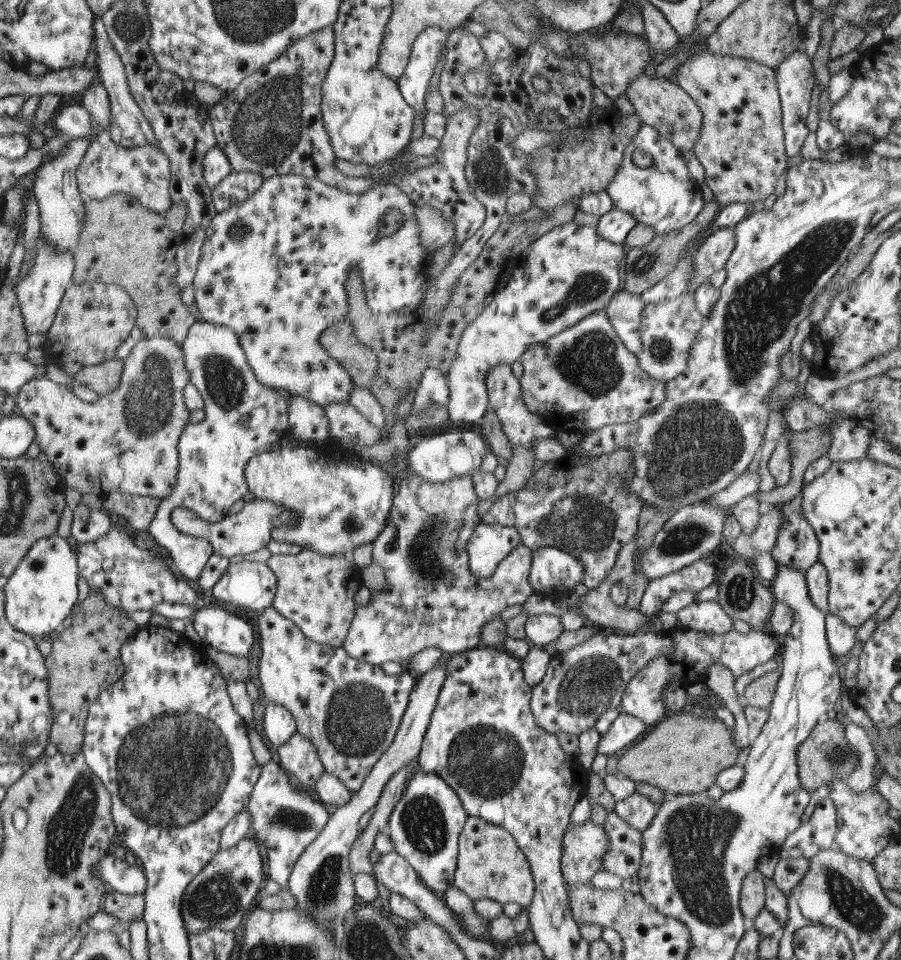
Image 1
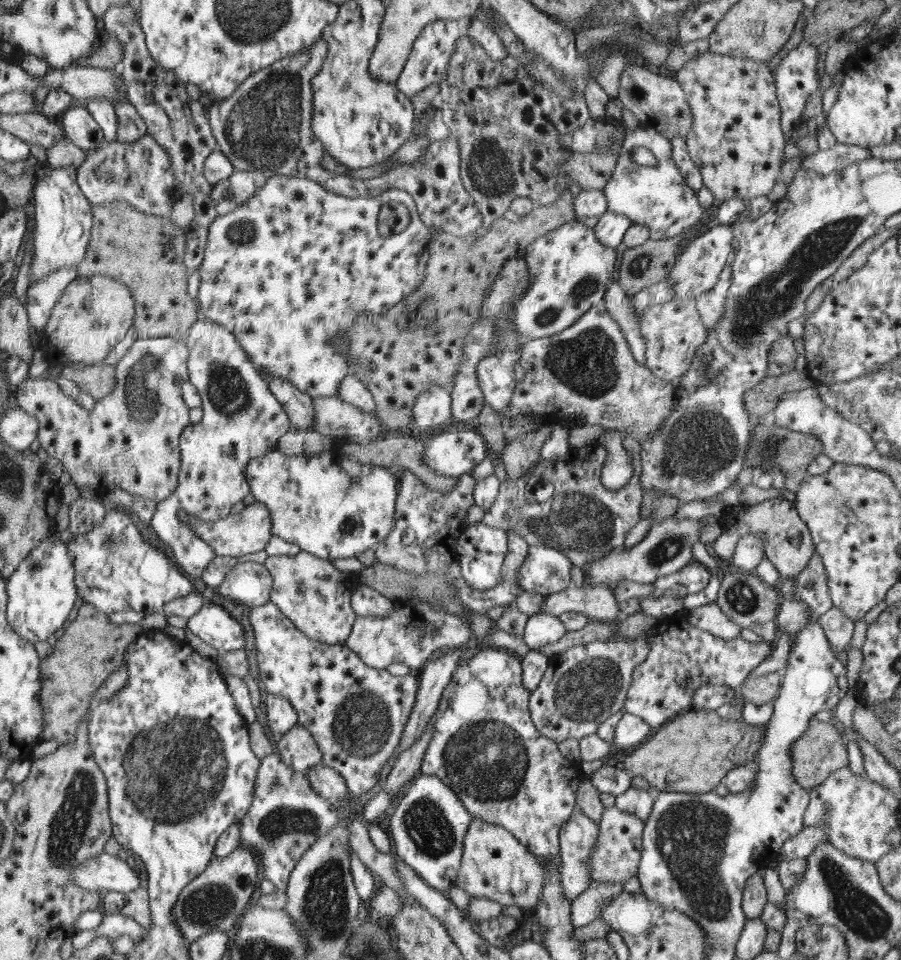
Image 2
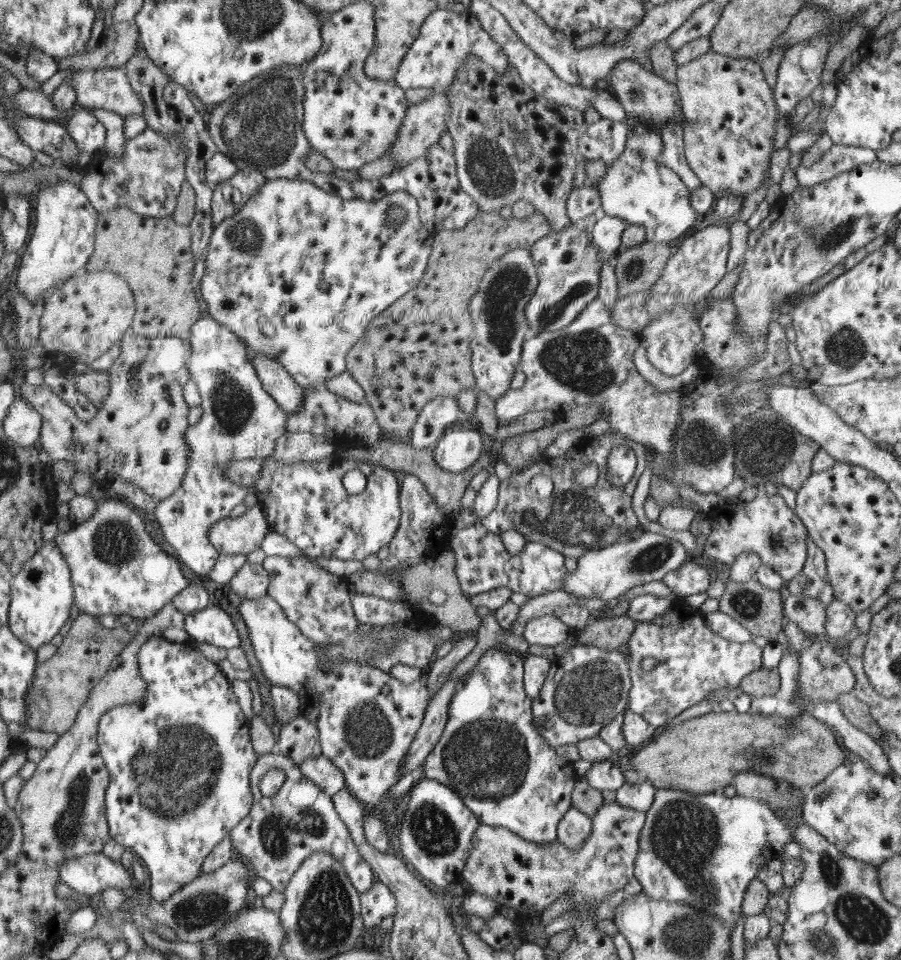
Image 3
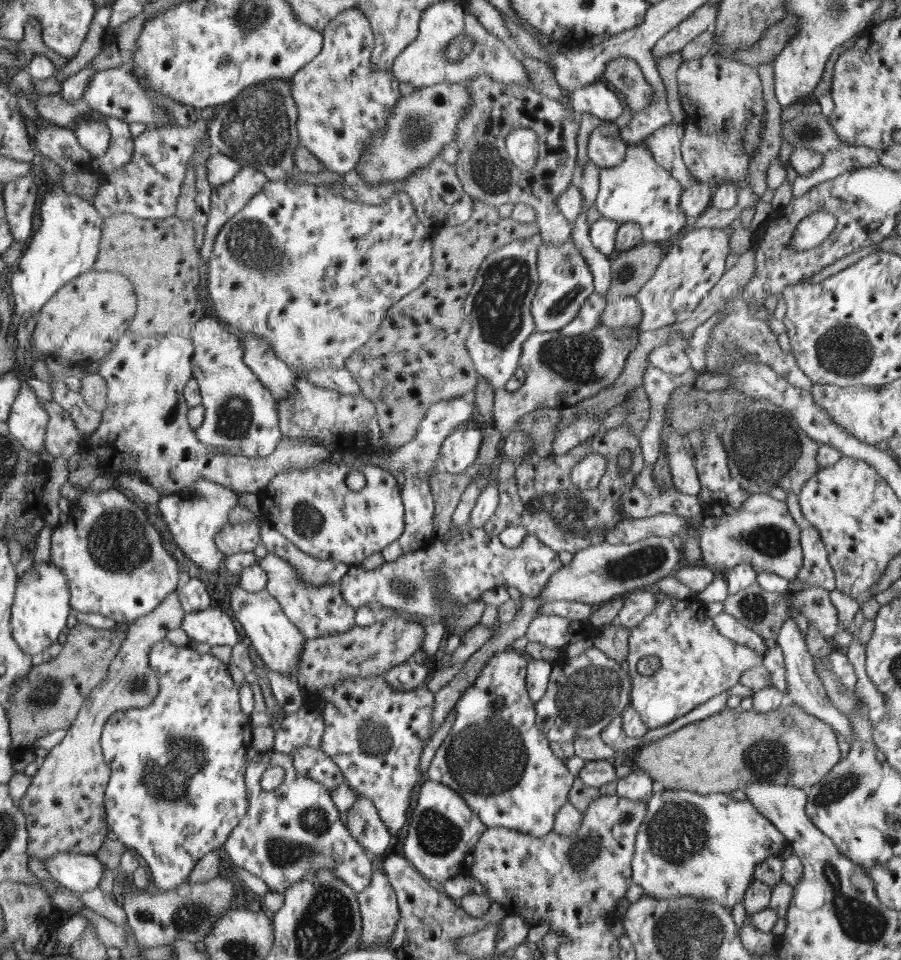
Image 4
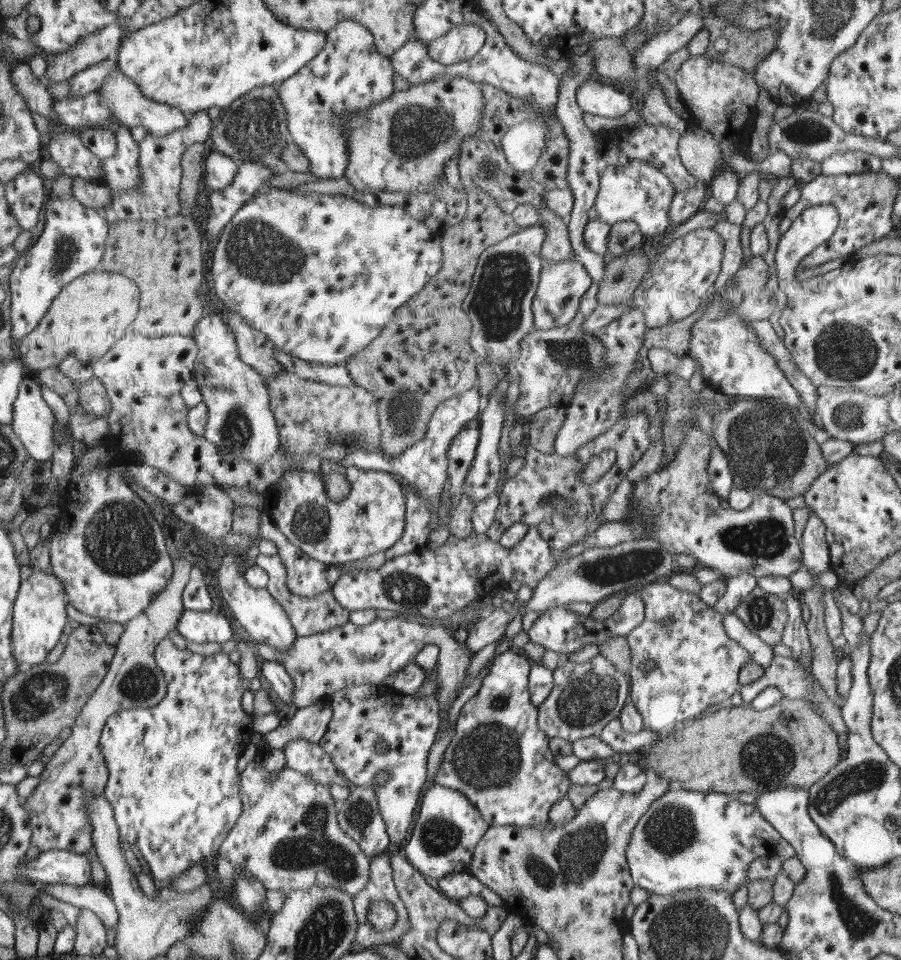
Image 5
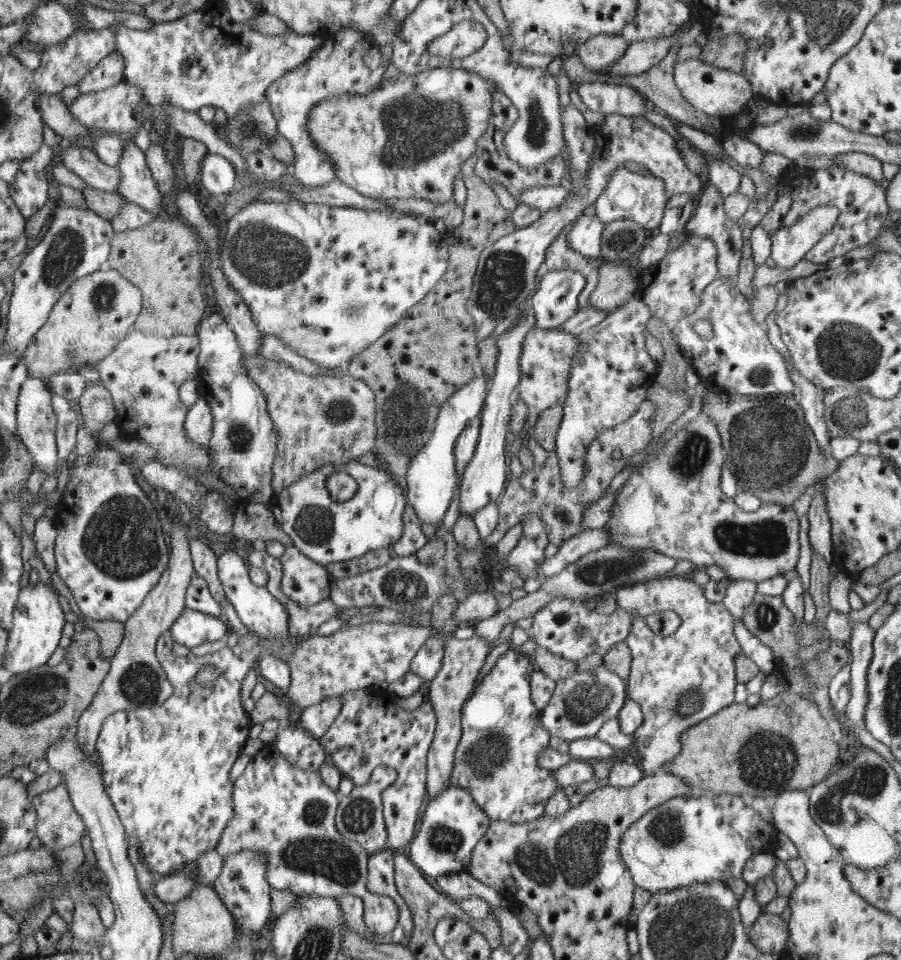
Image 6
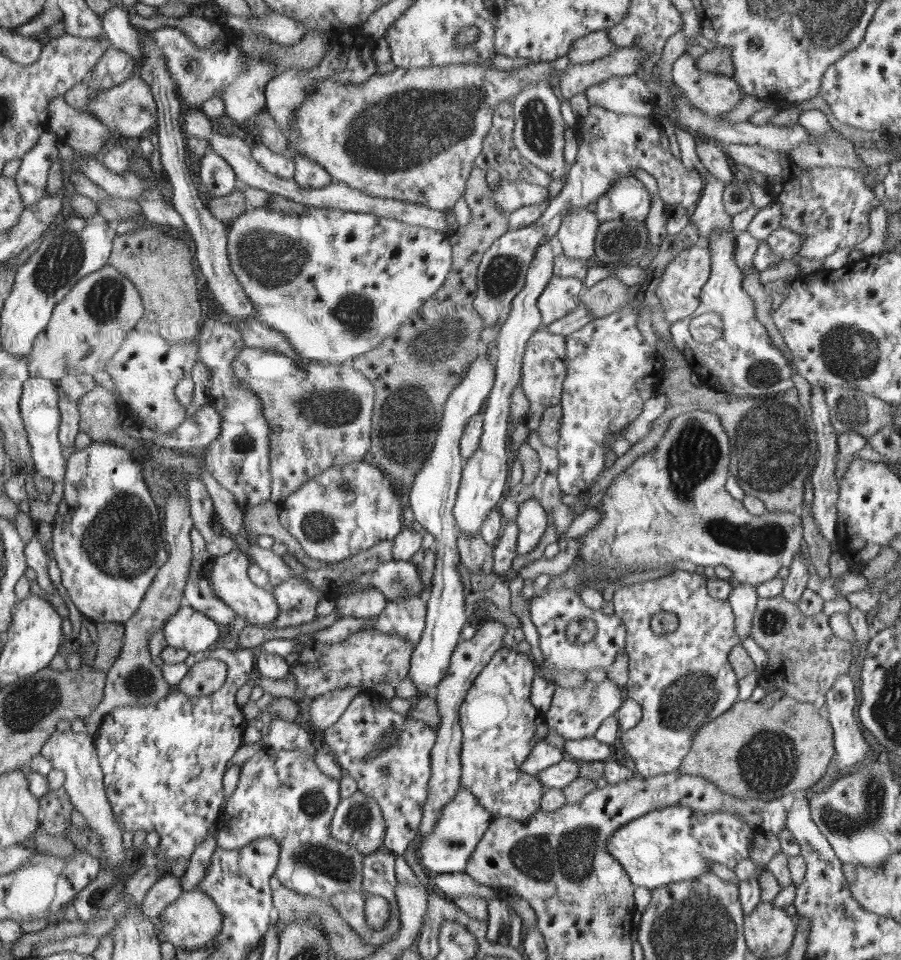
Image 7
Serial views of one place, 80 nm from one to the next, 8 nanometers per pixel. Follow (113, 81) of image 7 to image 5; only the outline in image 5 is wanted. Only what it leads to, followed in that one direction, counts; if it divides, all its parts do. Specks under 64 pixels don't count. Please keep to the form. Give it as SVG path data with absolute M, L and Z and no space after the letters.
M108 58L100 63L87 66L85 70L77 72L69 78L69 94L81 97L98 91L99 86L114 72L119 70L119 60Z

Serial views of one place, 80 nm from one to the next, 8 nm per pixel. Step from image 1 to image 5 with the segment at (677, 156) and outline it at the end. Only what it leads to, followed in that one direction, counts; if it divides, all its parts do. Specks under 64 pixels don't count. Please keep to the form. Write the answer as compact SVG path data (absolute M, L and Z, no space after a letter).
M629 159L627 163L617 168L602 166L599 175L599 191L594 205L598 219L609 225L632 221L638 224L644 236L665 234L671 225L670 205L677 193L666 174L648 161Z

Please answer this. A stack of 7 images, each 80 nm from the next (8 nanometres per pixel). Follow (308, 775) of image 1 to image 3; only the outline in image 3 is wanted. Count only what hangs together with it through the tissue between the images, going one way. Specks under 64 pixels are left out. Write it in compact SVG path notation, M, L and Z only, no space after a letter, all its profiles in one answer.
M302 713L281 728L275 747L277 752L294 761L296 767L306 759L322 755L319 729Z

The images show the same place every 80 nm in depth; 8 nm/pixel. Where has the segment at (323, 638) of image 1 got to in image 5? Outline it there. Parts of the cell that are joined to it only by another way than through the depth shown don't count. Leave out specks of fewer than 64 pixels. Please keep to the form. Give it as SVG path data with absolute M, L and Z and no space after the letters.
M260 553L255 558L253 564L258 565L268 573L268 576L270 577L270 582L268 582L266 586L268 592L271 593L271 595L275 597L275 599L279 601L287 611L291 623L296 628L297 636L304 637L316 635L333 630L336 627L344 626L350 621L352 611L344 608L343 605L335 599L331 590L314 595L313 597L303 597L293 593L287 584L287 567L278 554L264 555Z

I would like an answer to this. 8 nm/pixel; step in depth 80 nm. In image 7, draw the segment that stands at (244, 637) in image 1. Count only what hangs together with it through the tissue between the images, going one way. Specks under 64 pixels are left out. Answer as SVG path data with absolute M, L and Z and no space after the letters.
M189 606L176 611L165 622L162 632L168 637L168 646L198 653L217 641L220 627L209 616Z

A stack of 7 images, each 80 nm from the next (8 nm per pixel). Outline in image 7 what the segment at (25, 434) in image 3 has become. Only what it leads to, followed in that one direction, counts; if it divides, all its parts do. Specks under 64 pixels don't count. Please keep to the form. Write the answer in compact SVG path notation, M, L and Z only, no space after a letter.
M29 377L24 382L19 403L19 411L28 433L28 444L30 445L35 470L48 481L52 480L54 483L65 478L69 452L64 450L58 436L61 421L58 404L61 396L59 386L53 379Z

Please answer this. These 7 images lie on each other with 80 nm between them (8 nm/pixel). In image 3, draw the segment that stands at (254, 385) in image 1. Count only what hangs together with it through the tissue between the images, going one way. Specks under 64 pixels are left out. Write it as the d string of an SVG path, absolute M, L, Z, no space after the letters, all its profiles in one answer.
M206 316L191 328L188 339L191 341L190 377L198 388L201 397L199 406L203 408L203 415L195 425L187 428L186 439L191 464L187 474L184 475L183 484L174 494L163 501L158 501L154 516L156 522L160 524L164 540L174 548L176 554L192 572L203 576L209 574L219 556L218 549L208 541L208 530L212 524L228 518L232 508L243 502L248 494L248 487L228 479L230 465L246 458L271 456L278 440L287 432L288 414L263 388L258 372L252 364L251 351L230 329Z

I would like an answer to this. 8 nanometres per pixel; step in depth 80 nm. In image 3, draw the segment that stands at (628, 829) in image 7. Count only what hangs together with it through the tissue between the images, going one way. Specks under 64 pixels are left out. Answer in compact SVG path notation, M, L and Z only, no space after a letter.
M775 782L780 791L790 791L798 797L800 806L792 812L792 820L756 798L739 795L726 798L722 792L704 797L657 789L652 807L645 813L634 866L634 878L642 885L642 892L656 900L683 902L697 911L709 912L721 918L733 932L750 882L766 862L781 858L784 845L793 840L802 815L805 802L802 791L785 782Z

